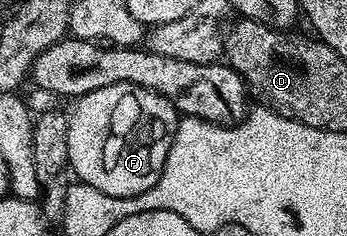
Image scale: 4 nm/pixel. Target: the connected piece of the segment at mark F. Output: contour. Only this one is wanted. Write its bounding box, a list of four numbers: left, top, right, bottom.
[67,83,179,197]

